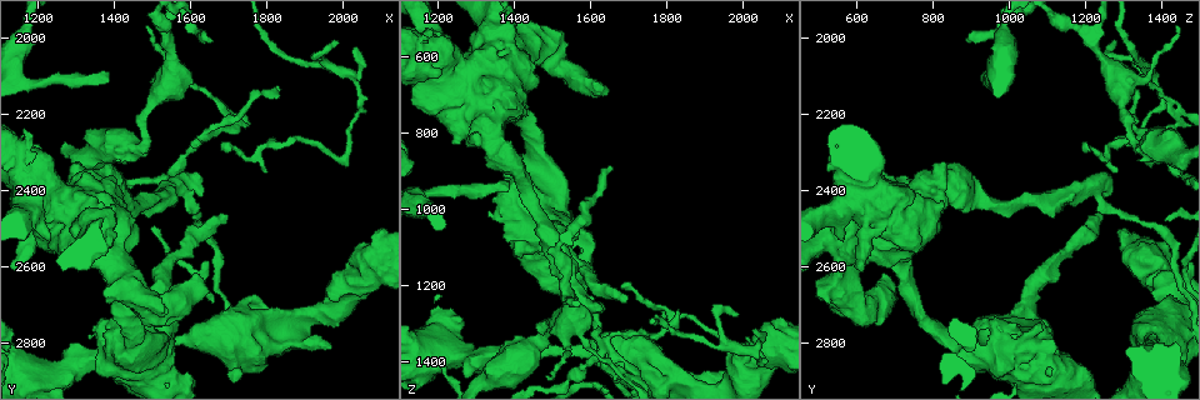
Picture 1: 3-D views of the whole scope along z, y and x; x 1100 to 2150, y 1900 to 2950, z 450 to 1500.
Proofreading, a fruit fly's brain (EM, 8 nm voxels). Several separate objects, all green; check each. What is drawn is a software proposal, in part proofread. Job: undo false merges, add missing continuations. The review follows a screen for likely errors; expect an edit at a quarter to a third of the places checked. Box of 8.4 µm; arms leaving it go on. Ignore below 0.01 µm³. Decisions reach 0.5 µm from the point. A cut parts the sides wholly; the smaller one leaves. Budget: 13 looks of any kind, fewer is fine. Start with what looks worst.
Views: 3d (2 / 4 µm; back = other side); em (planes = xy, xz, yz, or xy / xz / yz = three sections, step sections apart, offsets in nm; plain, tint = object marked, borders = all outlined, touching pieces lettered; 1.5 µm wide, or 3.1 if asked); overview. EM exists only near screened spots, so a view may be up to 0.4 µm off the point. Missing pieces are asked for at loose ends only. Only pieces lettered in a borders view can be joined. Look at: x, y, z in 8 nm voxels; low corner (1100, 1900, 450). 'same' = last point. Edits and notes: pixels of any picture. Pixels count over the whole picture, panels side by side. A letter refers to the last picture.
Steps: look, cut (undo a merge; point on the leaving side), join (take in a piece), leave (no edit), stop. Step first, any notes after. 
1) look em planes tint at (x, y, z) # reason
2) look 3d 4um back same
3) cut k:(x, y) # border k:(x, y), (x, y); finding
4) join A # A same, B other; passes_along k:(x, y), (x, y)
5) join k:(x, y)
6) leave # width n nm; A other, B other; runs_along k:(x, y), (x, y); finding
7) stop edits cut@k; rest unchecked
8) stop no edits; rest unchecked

look em yz step 8 tint at (1390, 2090, 940) # branch stops here

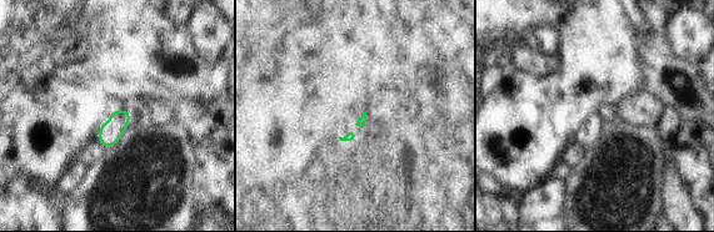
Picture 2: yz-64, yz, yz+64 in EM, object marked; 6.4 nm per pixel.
look em planes borders same

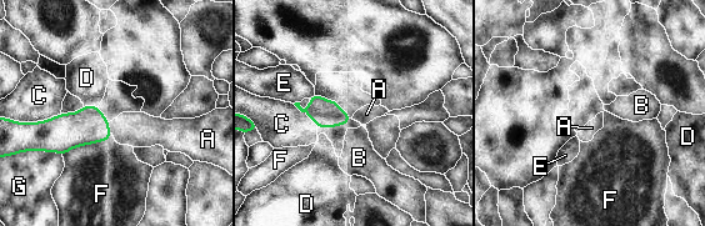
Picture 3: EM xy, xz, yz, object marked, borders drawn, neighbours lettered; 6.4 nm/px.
join A # width 160 nm; A same, B other, C other, D other, E other, F other, G other; passes_along 3:(86, 126), (108, 127), (135, 129); it goes on there

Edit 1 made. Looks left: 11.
look overview

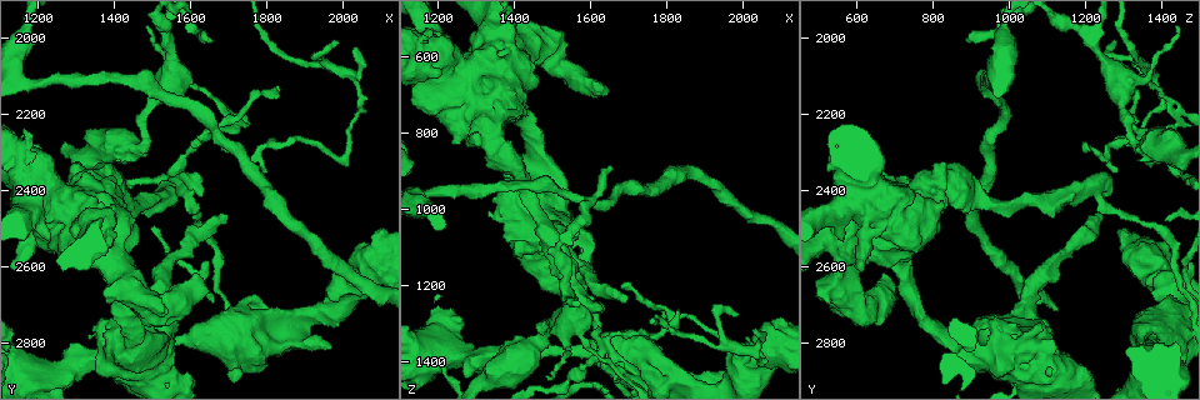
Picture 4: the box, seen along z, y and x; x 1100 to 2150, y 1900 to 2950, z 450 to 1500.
look 3d 2um at (1650, 2005, 890) # free end

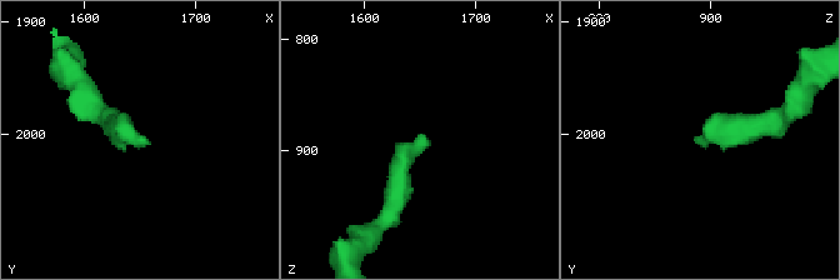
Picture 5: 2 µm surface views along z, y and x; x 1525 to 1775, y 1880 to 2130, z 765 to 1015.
look em planes borders at (1656, 2010, 890)

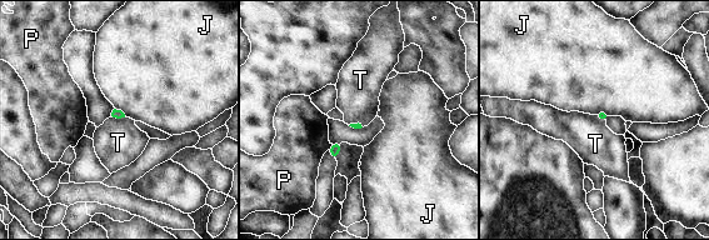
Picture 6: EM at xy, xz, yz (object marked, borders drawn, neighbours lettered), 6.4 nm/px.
leave # J other, P other, T other; border 6:(111, 115), (116, 118), (125, 116); none of them fits

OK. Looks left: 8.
look 3d 4um at (1580, 2395, 1220) # sharp bend

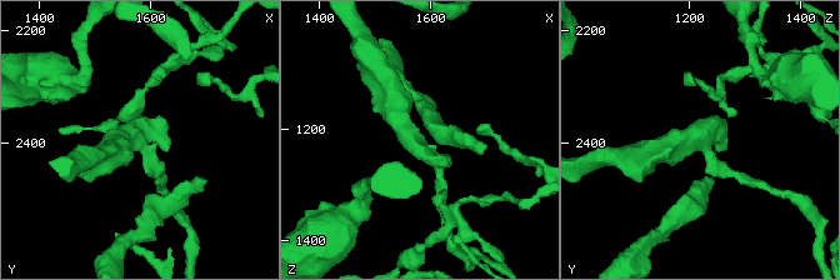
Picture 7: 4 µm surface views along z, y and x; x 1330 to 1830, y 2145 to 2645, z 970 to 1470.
look em xy step 4 tint at (1580, 2395, 1225)

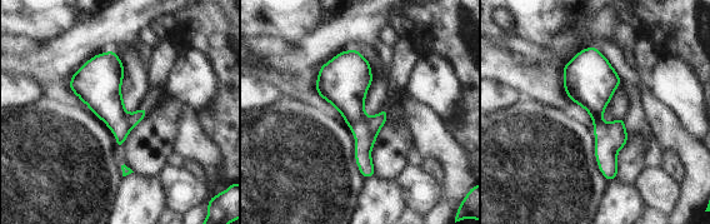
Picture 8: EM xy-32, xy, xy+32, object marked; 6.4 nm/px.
look em planes borders same # another direction

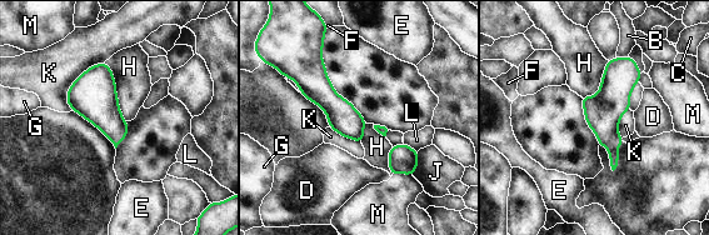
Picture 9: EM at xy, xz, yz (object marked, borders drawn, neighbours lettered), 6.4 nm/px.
leave # width 200 nm; B other, C other, D other, E other, F other, G other, H other, J other, K other, L other, M other; runs_along 9:(628, 60), (610, 103), (613, 163); all the same cell

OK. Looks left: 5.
look em planes plain at (1535, 2000, 1205) # a fork

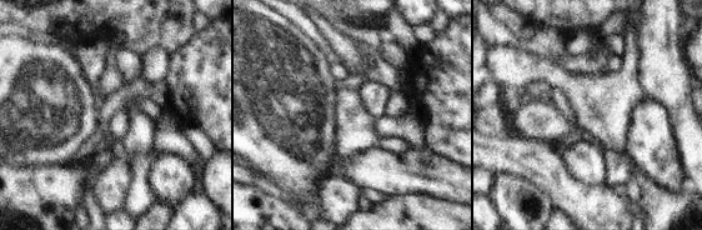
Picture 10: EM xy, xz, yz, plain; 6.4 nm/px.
look em planes borders same # see the neighbours

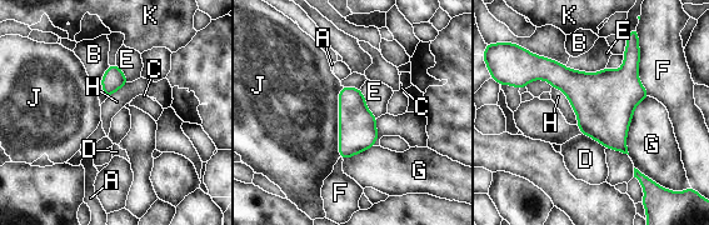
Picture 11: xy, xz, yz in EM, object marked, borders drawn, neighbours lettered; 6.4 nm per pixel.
leave # A other, B other, C other, D other, E other, F other, G other, H other, J other, K other; continuous, no second cell

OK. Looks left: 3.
stop edits join@3; rest unchecked

